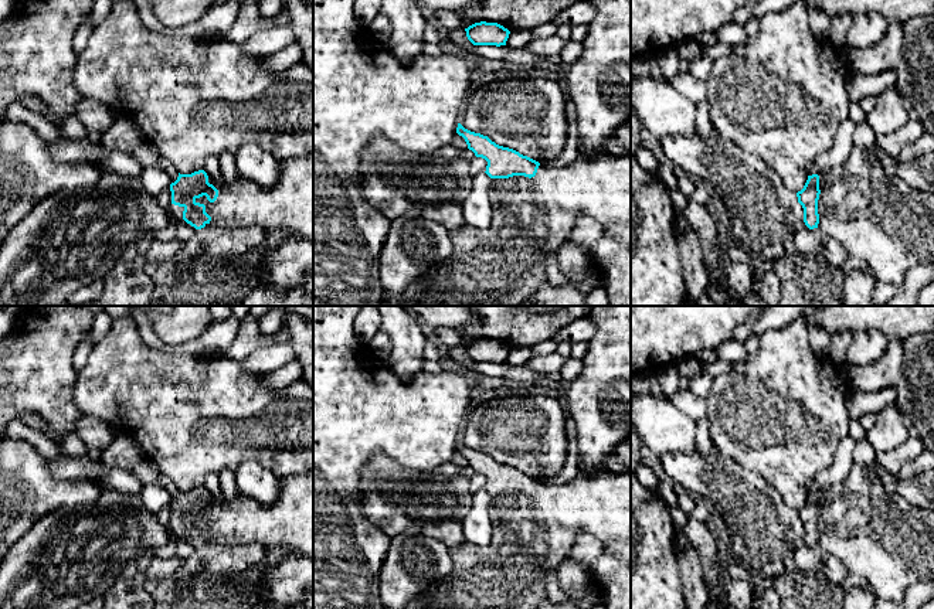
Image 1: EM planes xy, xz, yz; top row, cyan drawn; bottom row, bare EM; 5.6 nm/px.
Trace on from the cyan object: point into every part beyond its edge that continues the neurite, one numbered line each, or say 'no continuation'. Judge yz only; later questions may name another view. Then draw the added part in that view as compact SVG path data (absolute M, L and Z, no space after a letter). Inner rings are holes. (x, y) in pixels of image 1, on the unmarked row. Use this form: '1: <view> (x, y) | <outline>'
1: yz (879, 536) | M856 465L842 482L821 490L819 507L818 545L839 558L849 572L865 576L877 599L900 603L911 585L934 578L933 510L916 507L900 494L890 494L883 484L869 483L865 469Z

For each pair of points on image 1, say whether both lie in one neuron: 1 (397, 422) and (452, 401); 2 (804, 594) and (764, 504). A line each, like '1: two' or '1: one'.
1: one
2: two

